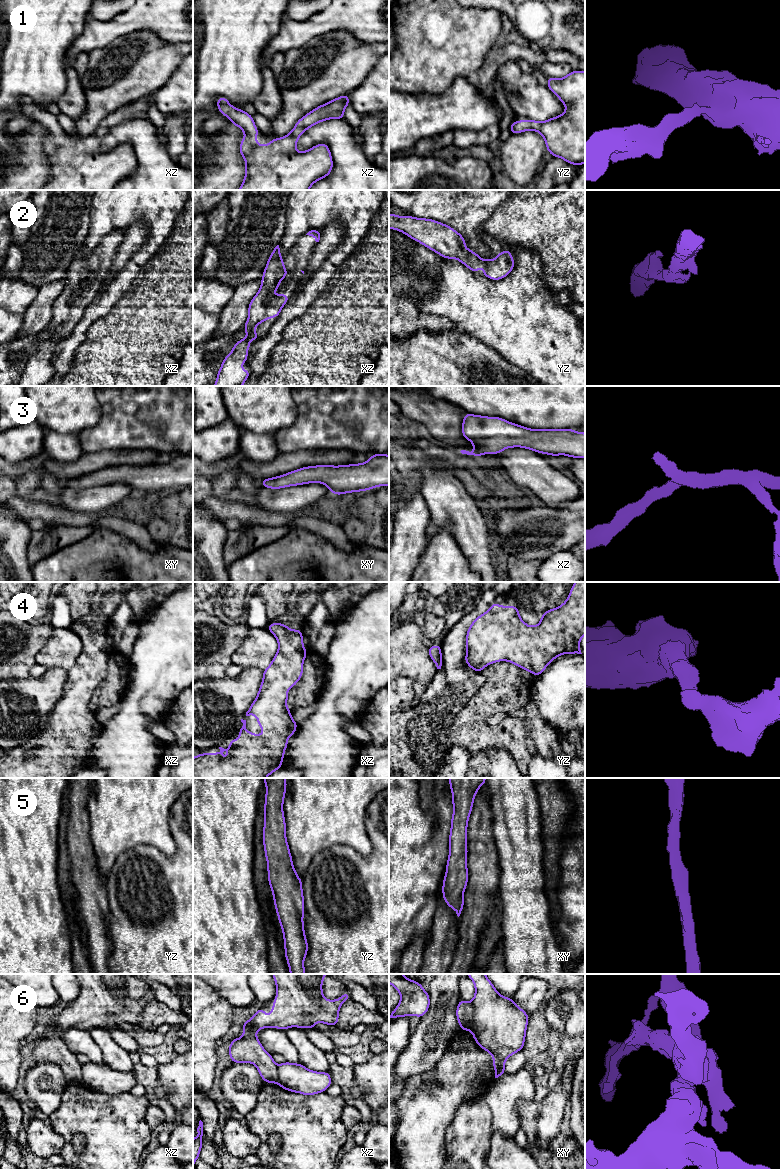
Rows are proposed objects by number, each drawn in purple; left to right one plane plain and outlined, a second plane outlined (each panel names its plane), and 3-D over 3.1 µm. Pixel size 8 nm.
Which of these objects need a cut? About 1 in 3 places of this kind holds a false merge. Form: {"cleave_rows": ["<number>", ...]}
{"cleave_rows": ["6"]}

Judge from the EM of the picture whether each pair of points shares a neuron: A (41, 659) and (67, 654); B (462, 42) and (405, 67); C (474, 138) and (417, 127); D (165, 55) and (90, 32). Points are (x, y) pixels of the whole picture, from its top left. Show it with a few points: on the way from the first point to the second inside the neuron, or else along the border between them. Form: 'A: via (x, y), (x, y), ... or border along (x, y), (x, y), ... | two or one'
A: via (47, 657), (53, 654), (61, 654) | one
B: via (448, 56), (436, 67), (419, 67) | one
C: border along (454, 130), (478, 131) | two
D: border along (136, 30), (117, 36), (101, 47), (93, 49) | two

